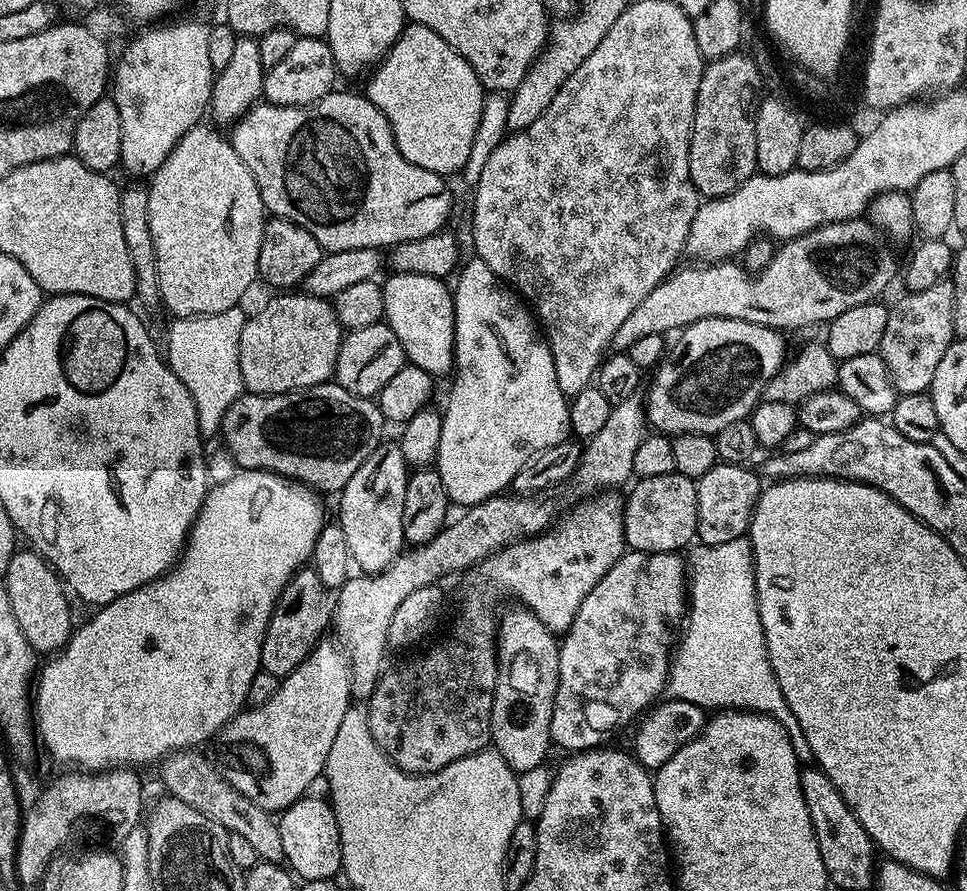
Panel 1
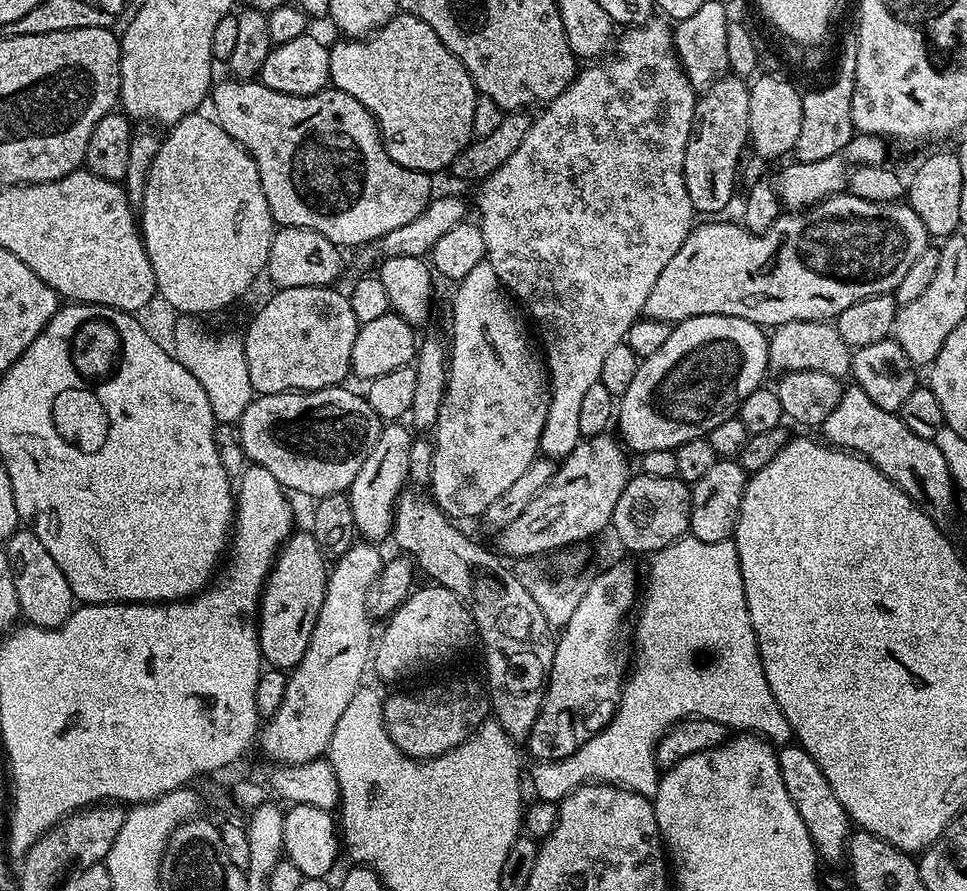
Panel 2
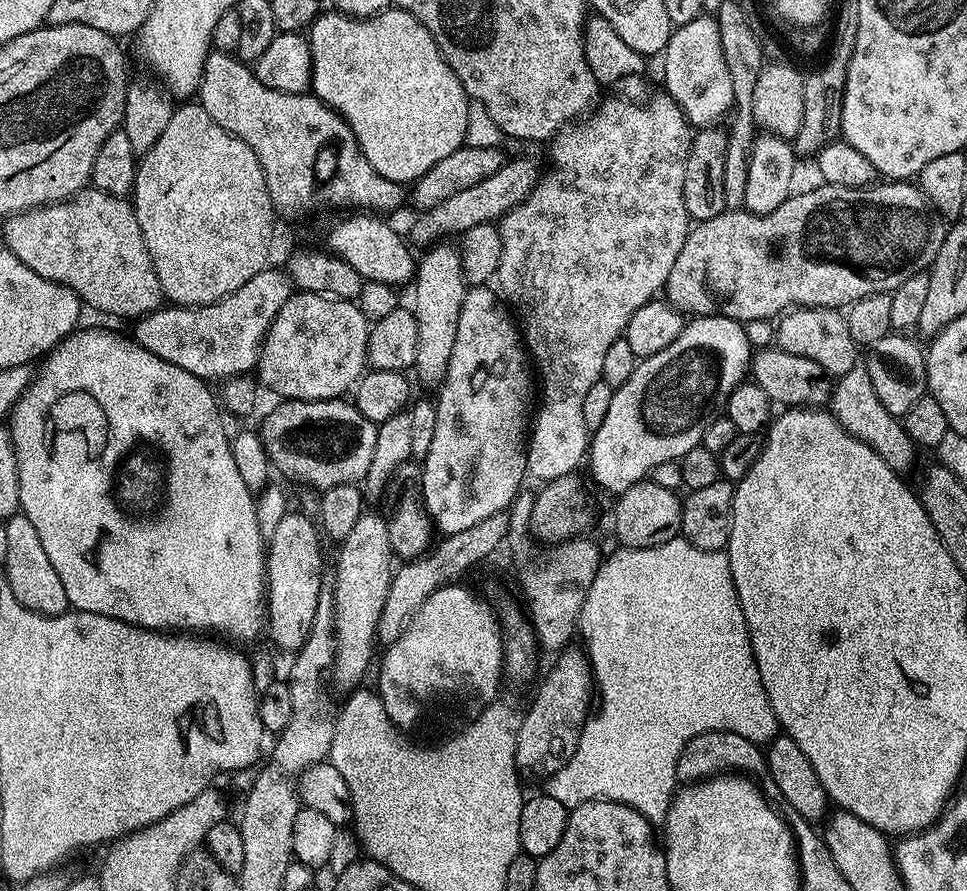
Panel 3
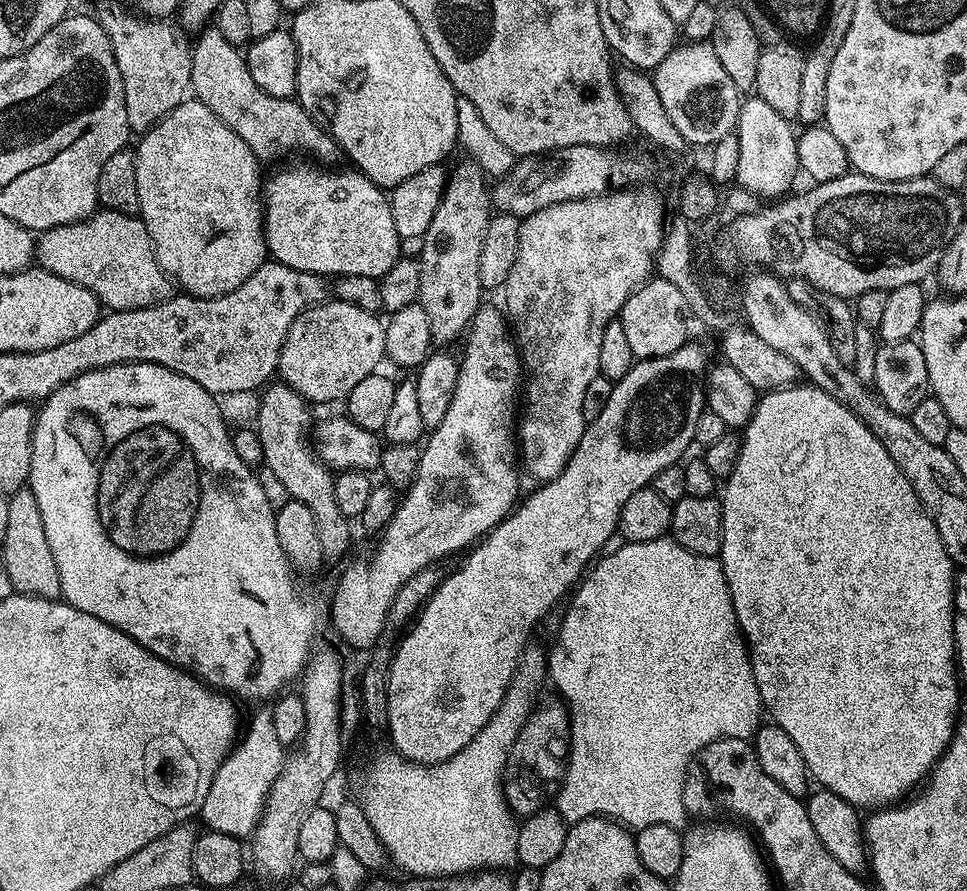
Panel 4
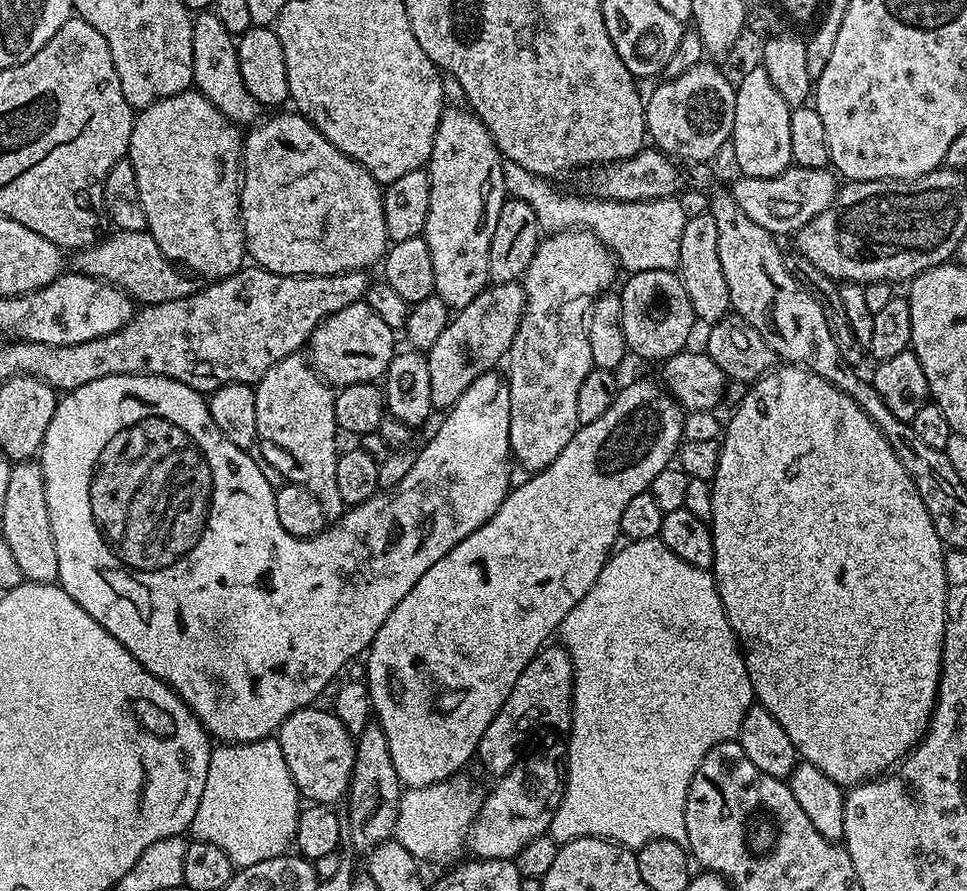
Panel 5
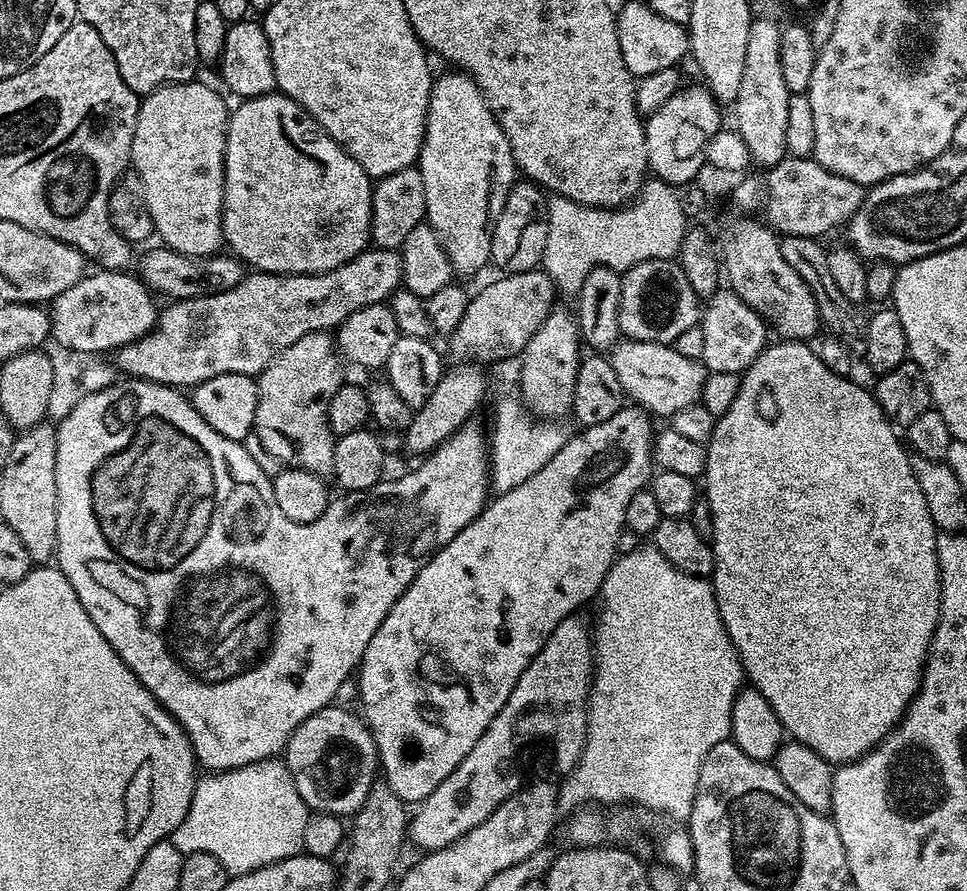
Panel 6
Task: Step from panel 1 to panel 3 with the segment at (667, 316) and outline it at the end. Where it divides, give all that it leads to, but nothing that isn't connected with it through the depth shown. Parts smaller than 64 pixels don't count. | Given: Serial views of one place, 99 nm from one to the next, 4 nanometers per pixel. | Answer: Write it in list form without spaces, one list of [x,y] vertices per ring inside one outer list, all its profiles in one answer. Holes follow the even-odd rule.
[[[873,182],[865,188],[854,186],[834,186],[821,183],[820,188],[812,188],[809,192],[797,191],[782,202],[776,210],[760,215],[747,210],[724,211],[718,218],[710,218],[693,223],[688,230],[686,242],[682,242],[682,250],[678,250],[678,258],[670,270],[670,278],[666,285],[666,298],[669,303],[679,308],[681,313],[698,316],[729,316],[731,320],[749,322],[748,320],[764,320],[767,316],[779,317],[785,310],[793,306],[811,306],[814,308],[838,308],[853,304],[858,298],[866,298],[870,294],[887,292],[891,294],[906,278],[932,267],[938,250],[942,250],[942,242],[946,238],[949,225],[932,204],[920,187],[912,182]]]

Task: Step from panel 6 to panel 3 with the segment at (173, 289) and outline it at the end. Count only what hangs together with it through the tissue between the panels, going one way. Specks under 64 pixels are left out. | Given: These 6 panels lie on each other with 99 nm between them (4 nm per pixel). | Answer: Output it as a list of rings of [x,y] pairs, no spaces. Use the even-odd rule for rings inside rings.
[[[89,186],[83,192],[76,193],[71,200],[13,214],[3,224],[4,242],[9,252],[30,266],[34,274],[42,274],[42,278],[74,290],[74,294],[87,307],[89,304],[108,316],[139,318],[155,312],[165,303],[166,297],[158,282],[158,274],[154,274],[152,259],[142,238],[142,226],[138,226],[136,209],[123,196],[111,196]]]

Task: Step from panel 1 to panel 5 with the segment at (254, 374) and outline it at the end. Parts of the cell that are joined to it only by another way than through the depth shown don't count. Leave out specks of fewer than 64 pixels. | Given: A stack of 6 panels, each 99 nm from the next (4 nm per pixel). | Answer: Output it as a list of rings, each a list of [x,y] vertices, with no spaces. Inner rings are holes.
[[[357,302],[330,314],[312,331],[312,338],[306,348],[310,353],[310,363],[323,380],[337,389],[345,388],[351,384],[370,384],[379,381],[388,371],[393,356],[398,351],[396,345],[397,333],[386,322],[382,322],[380,315],[366,302]]]

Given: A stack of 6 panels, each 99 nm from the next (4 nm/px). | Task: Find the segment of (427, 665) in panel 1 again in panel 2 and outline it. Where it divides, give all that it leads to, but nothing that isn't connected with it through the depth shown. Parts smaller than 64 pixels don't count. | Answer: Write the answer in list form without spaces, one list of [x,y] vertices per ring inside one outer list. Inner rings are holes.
[[[452,680],[449,684],[432,684],[429,688],[420,688],[417,692],[400,692],[397,696],[389,695],[384,701],[384,725],[390,734],[390,738],[394,742],[394,746],[398,746],[398,750],[402,750],[402,754],[406,754],[415,760],[433,760],[435,756],[446,754],[450,750],[454,750],[454,746],[458,746],[462,742],[466,742],[480,728],[480,725],[490,716],[490,700],[486,695],[486,688],[483,683],[480,684],[476,680]]]

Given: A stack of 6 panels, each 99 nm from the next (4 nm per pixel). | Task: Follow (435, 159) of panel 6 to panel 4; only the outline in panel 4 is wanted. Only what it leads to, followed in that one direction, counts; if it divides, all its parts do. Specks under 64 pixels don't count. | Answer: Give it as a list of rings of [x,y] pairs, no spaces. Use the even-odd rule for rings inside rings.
[[[475,162],[467,163],[451,169],[448,185],[440,195],[438,210],[434,210],[434,218],[430,218],[430,226],[419,245],[418,303],[430,318],[430,334],[436,346],[450,346],[448,344],[454,340],[459,341],[467,333],[477,309],[482,306],[478,261],[482,258],[482,242],[486,238],[488,221],[494,215],[494,205],[484,171]]]

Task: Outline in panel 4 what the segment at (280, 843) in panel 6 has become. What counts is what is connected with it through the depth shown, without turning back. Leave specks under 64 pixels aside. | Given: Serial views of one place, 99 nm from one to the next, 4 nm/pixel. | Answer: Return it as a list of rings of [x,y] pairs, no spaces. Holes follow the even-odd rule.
[[[268,706],[257,708],[260,709],[246,720],[246,727],[228,757],[218,766],[210,782],[210,790],[206,790],[206,798],[198,816],[208,823],[205,825],[213,832],[230,834],[237,838],[251,837],[256,823],[260,820],[268,792],[284,765],[286,745],[278,742],[278,733],[274,731],[272,721],[272,709]]]

